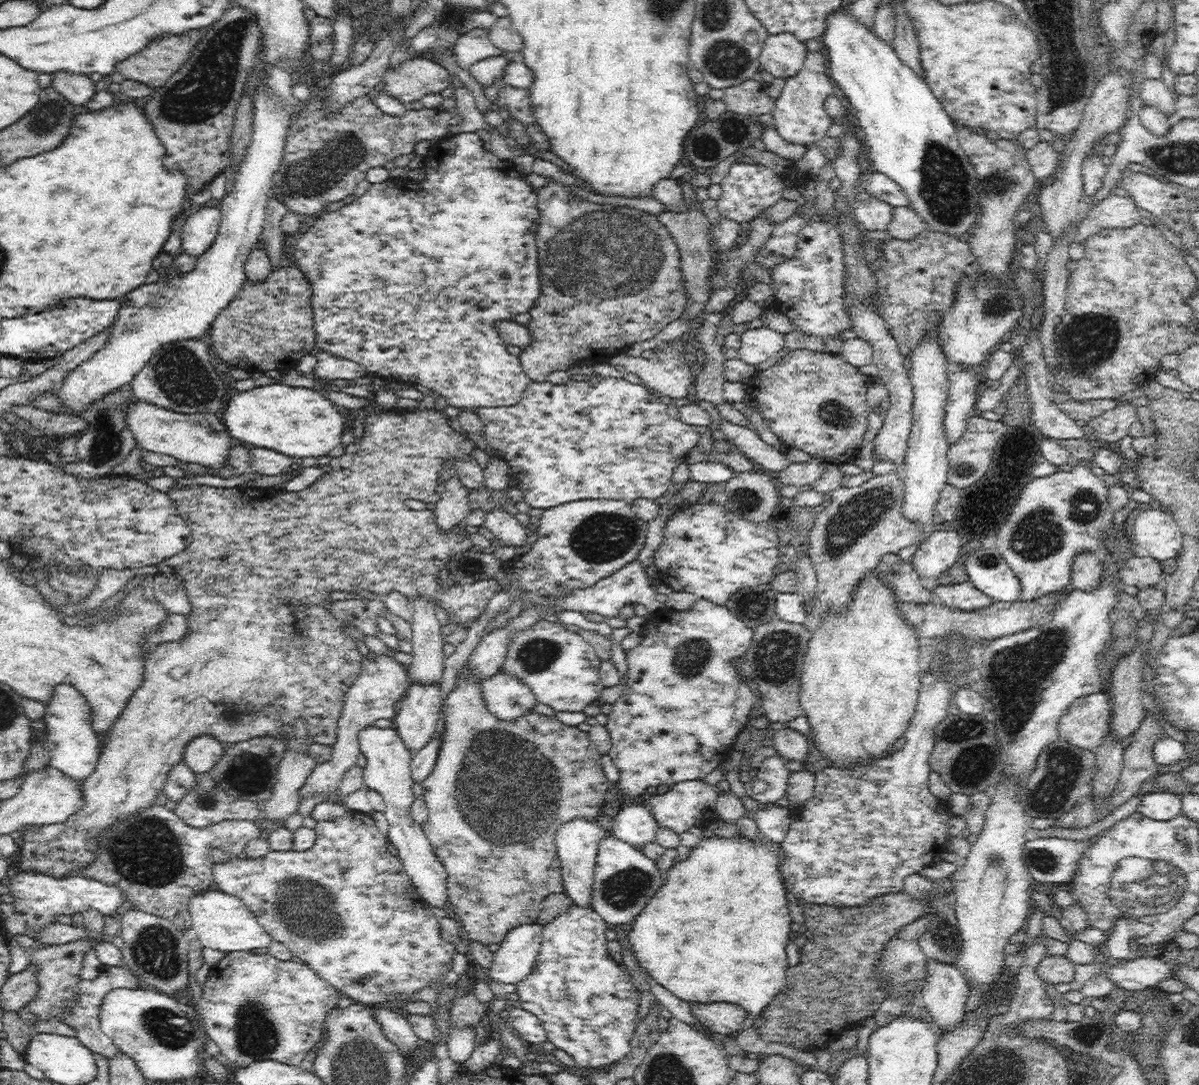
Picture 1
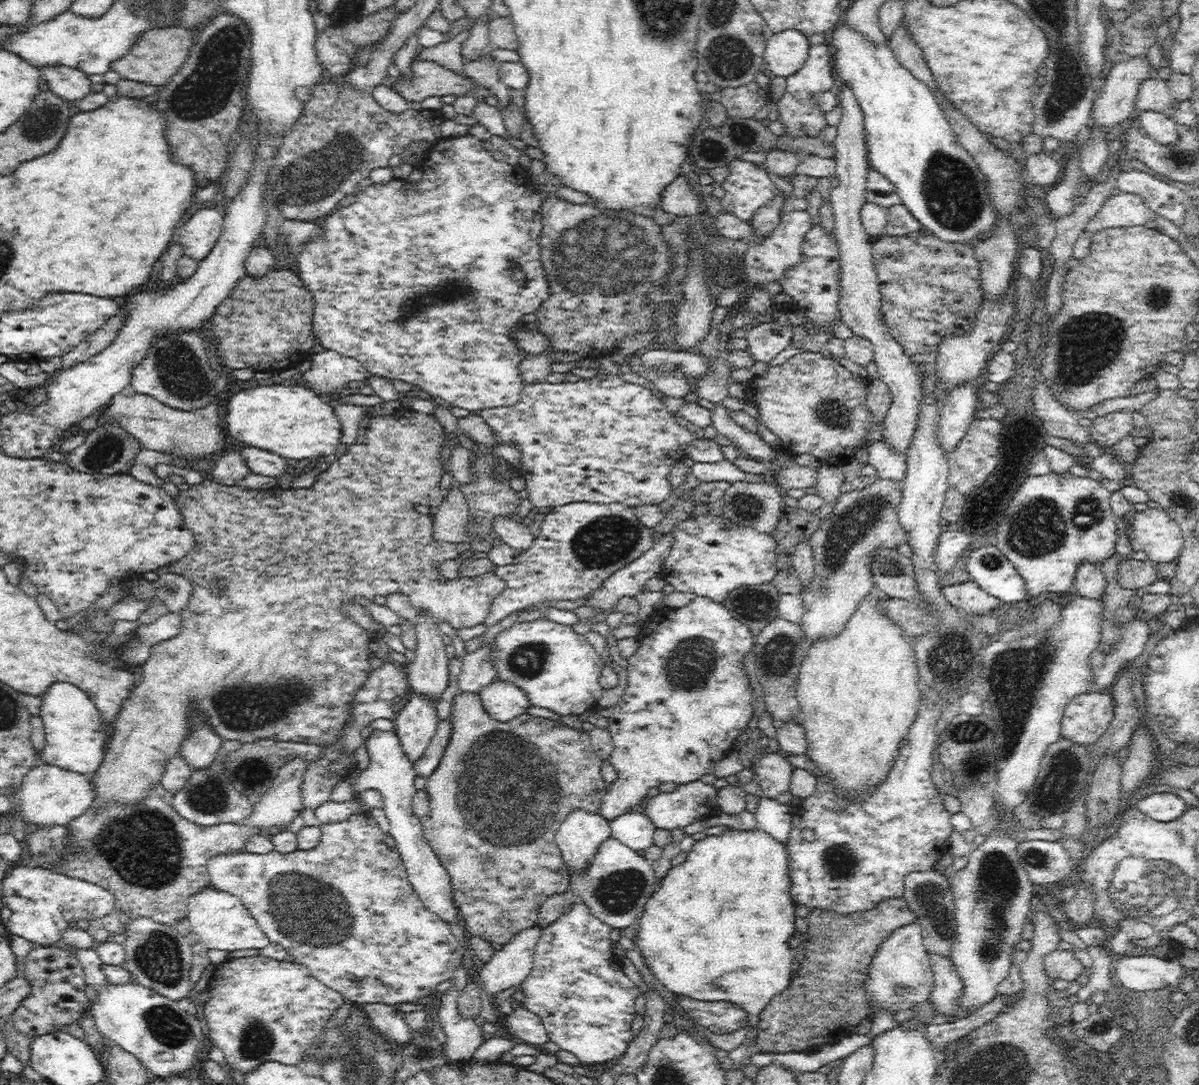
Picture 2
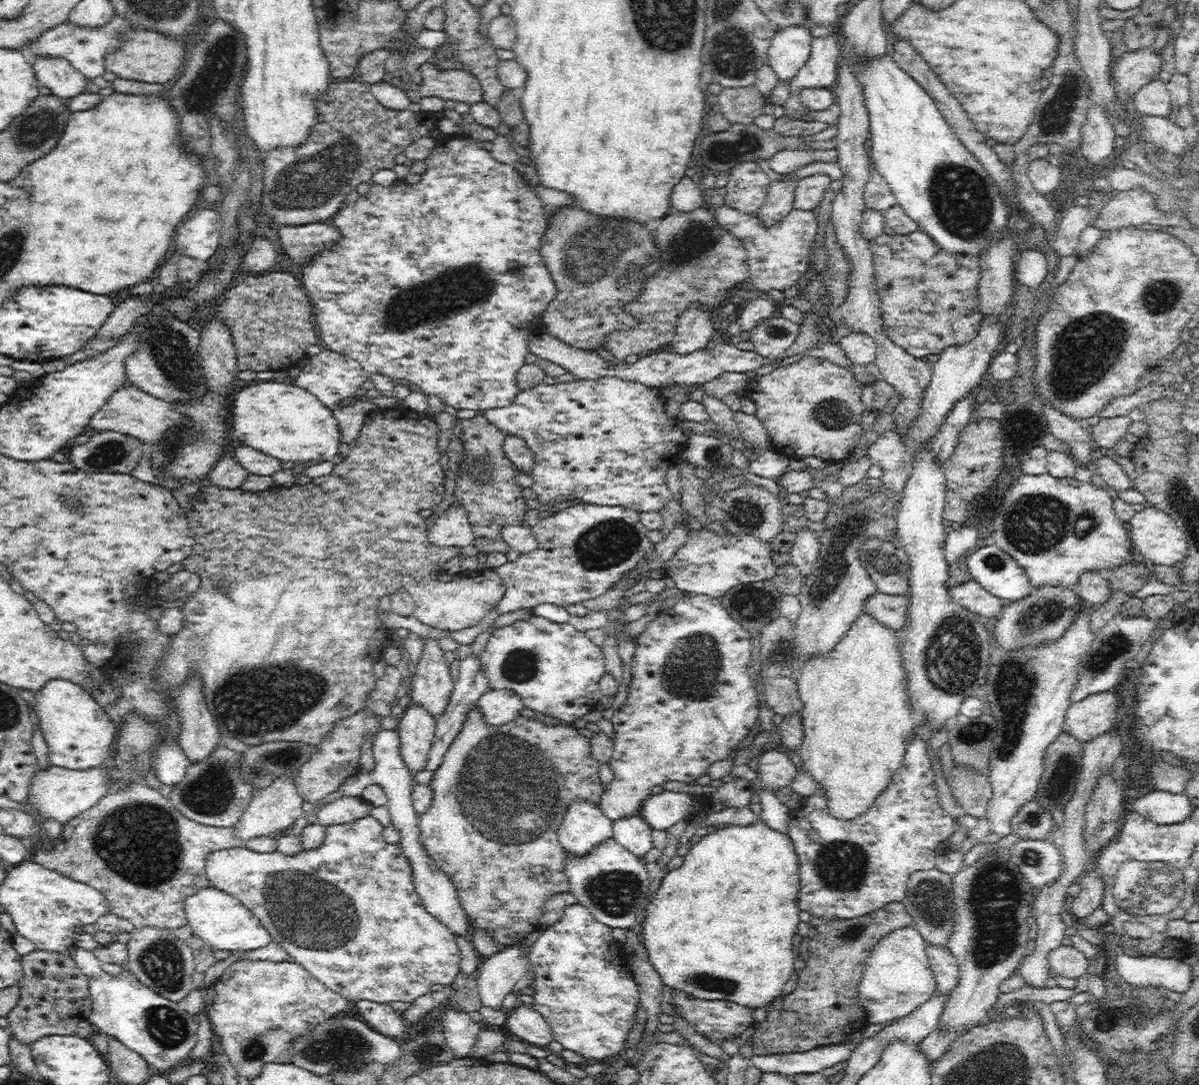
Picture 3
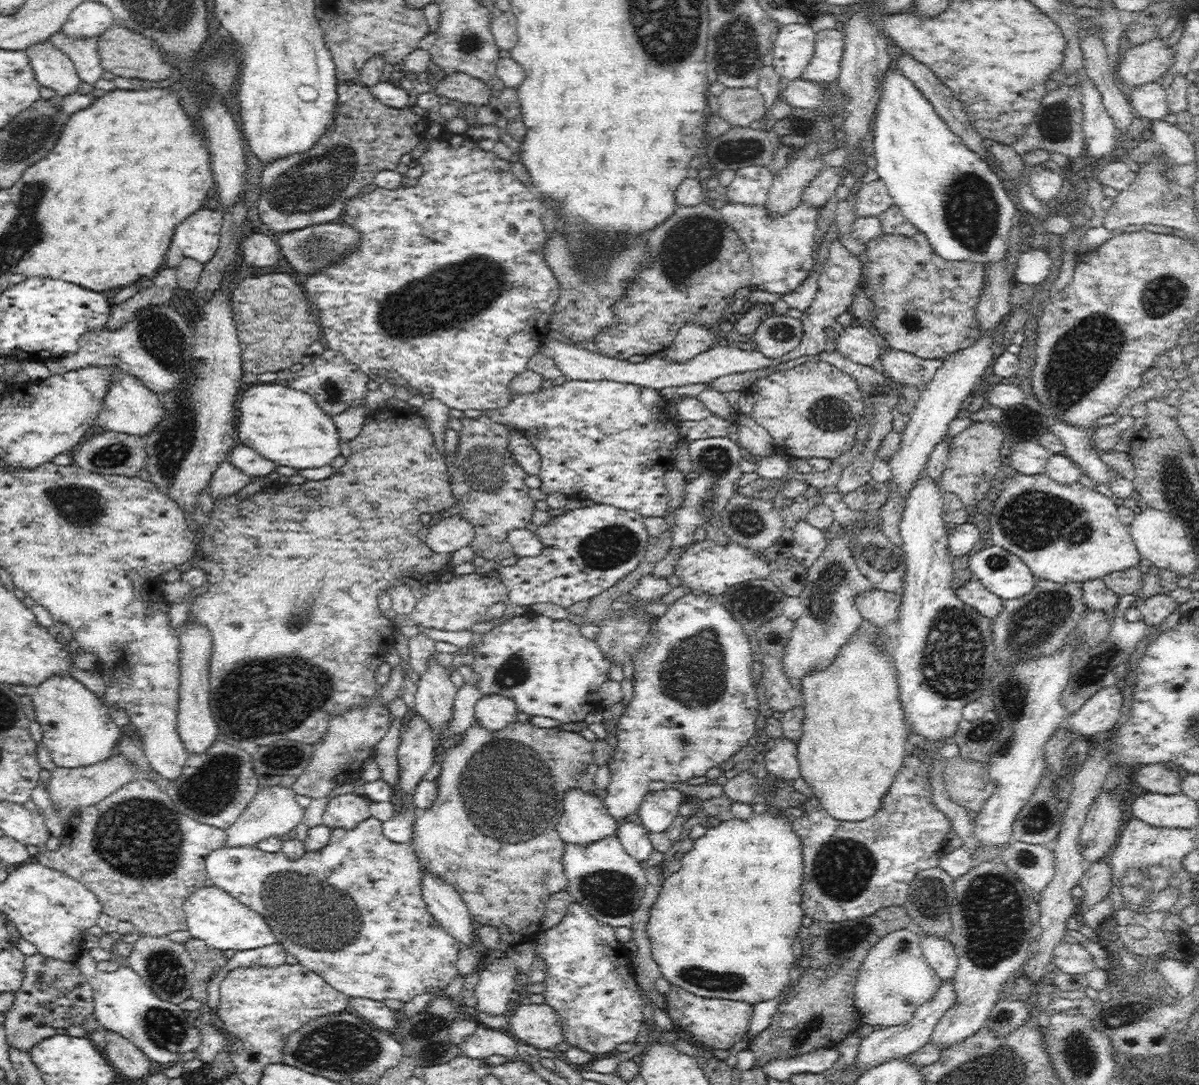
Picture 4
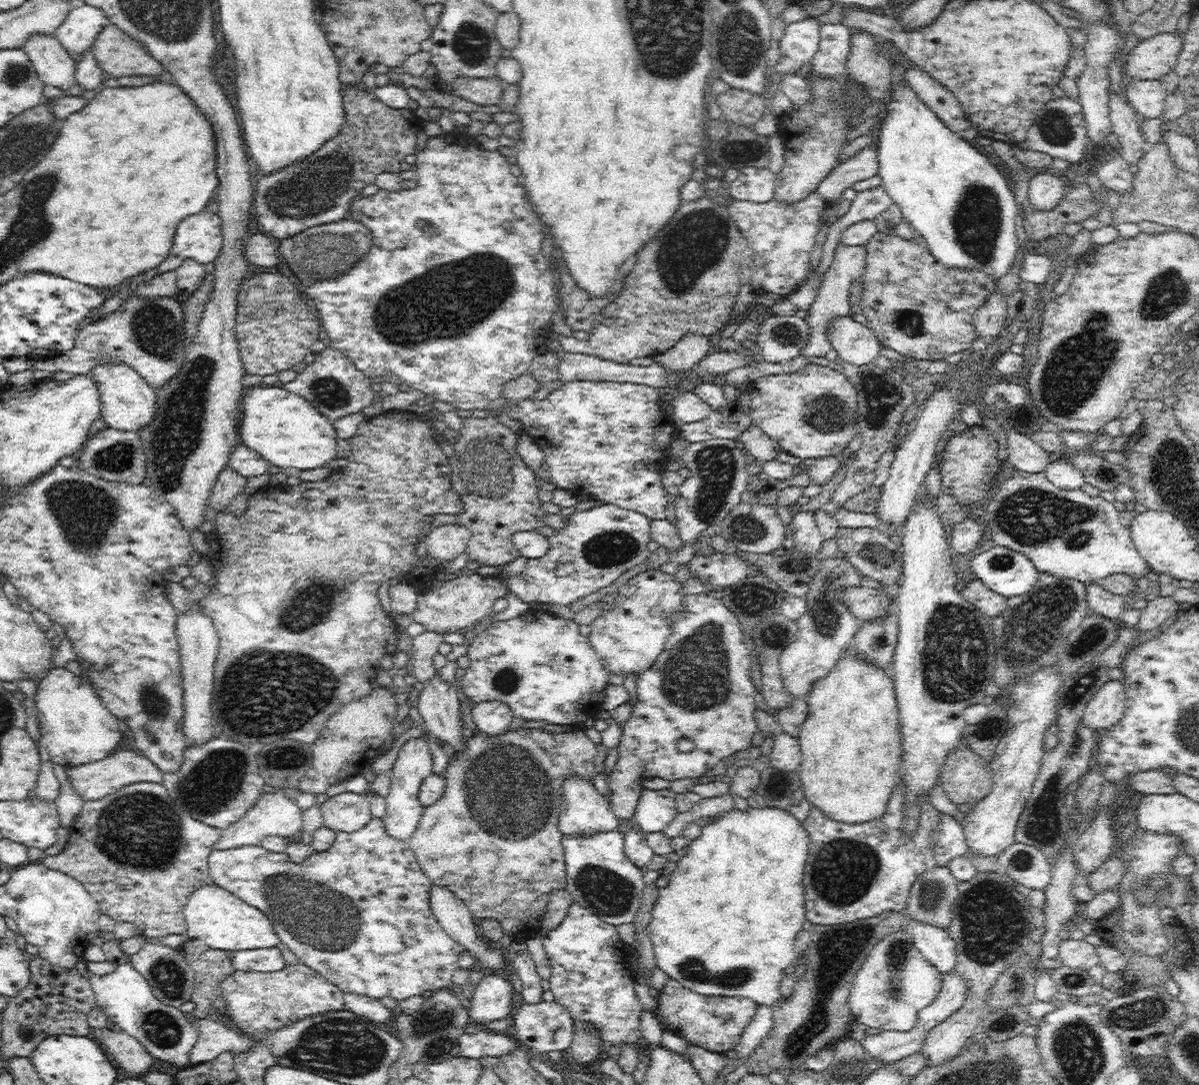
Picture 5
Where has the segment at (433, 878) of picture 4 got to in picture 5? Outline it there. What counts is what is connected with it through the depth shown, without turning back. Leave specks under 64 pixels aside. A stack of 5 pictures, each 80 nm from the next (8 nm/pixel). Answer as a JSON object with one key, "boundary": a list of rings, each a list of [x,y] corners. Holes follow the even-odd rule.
{"boundary":[[[432,884],[432,888],[430,888],[430,909],[432,909],[432,913],[434,913],[444,932],[470,952],[477,960],[478,966],[489,968],[496,975],[507,973],[504,955],[502,955],[500,949],[490,948],[484,943],[484,939],[480,938],[480,928],[477,921],[474,920],[469,908],[453,892],[450,892],[445,886]]]}

